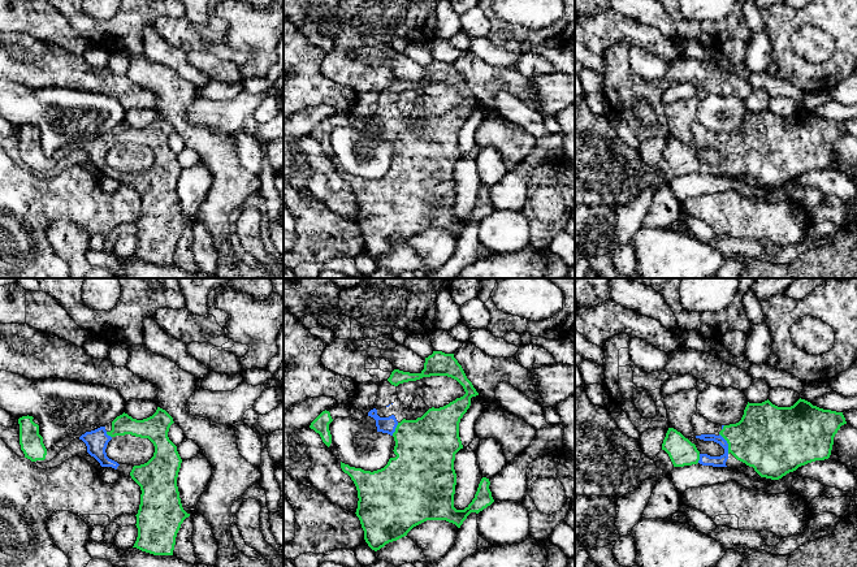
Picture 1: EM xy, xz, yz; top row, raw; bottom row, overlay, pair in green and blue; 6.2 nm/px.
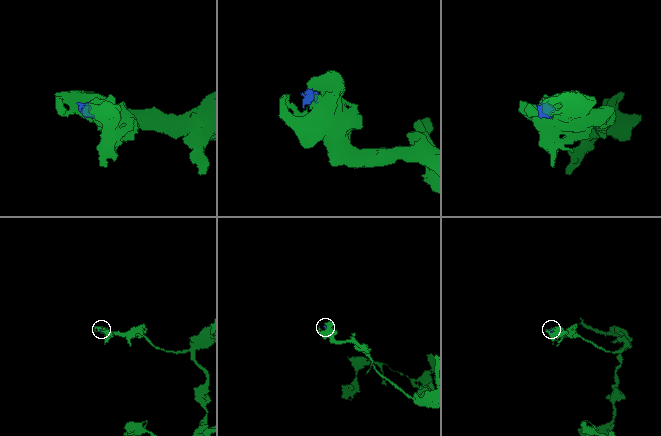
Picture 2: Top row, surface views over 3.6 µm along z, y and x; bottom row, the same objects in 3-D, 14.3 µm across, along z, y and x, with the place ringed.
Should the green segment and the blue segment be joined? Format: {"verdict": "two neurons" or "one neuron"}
{"verdict": "one neuron"}

